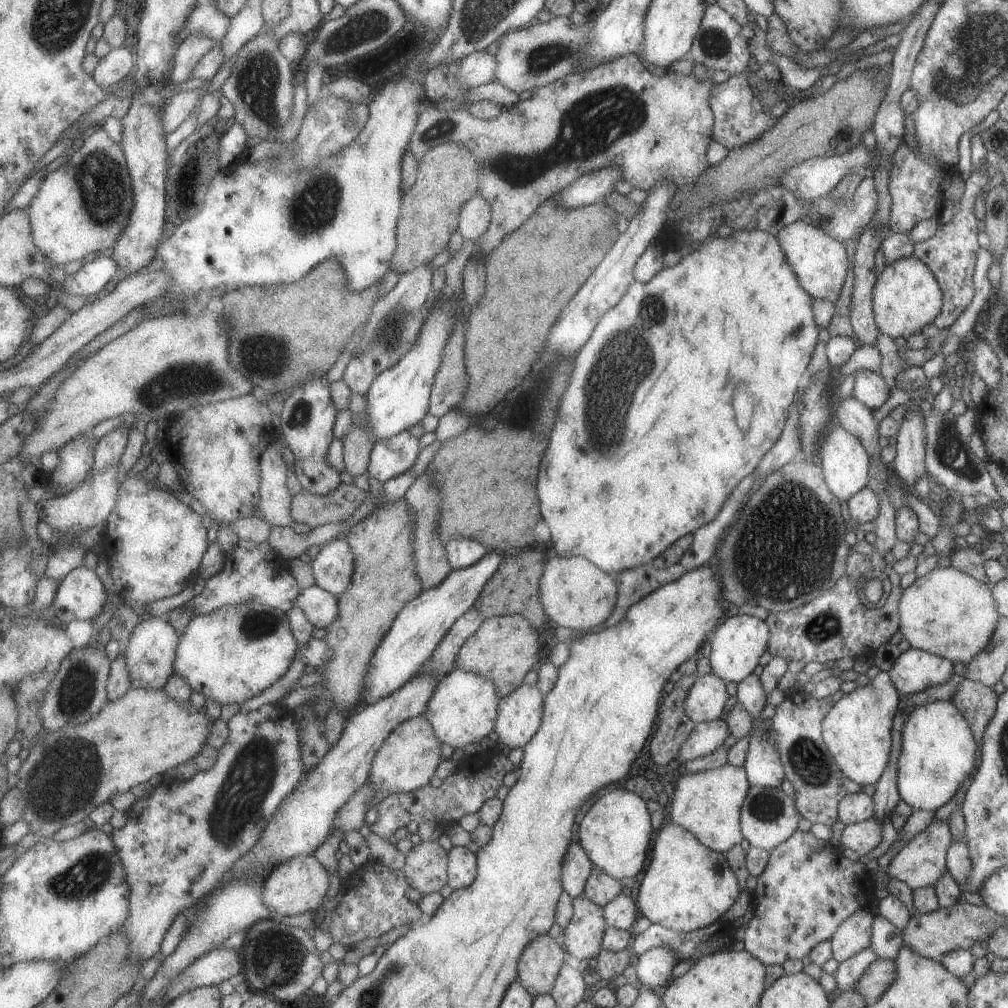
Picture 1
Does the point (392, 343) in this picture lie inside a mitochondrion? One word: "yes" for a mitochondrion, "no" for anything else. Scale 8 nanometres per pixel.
yes

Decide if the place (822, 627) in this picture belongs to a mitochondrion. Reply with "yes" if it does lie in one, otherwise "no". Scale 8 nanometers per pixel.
yes

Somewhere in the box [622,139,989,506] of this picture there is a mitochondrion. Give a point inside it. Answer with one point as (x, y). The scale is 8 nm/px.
(950, 451)

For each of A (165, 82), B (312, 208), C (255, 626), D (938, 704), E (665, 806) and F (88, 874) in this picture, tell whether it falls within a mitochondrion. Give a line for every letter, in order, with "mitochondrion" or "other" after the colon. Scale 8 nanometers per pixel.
A: other
B: mitochondrion
C: mitochondrion
D: other
E: other
F: mitochondrion

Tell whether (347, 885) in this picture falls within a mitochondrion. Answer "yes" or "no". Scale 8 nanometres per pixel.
no

